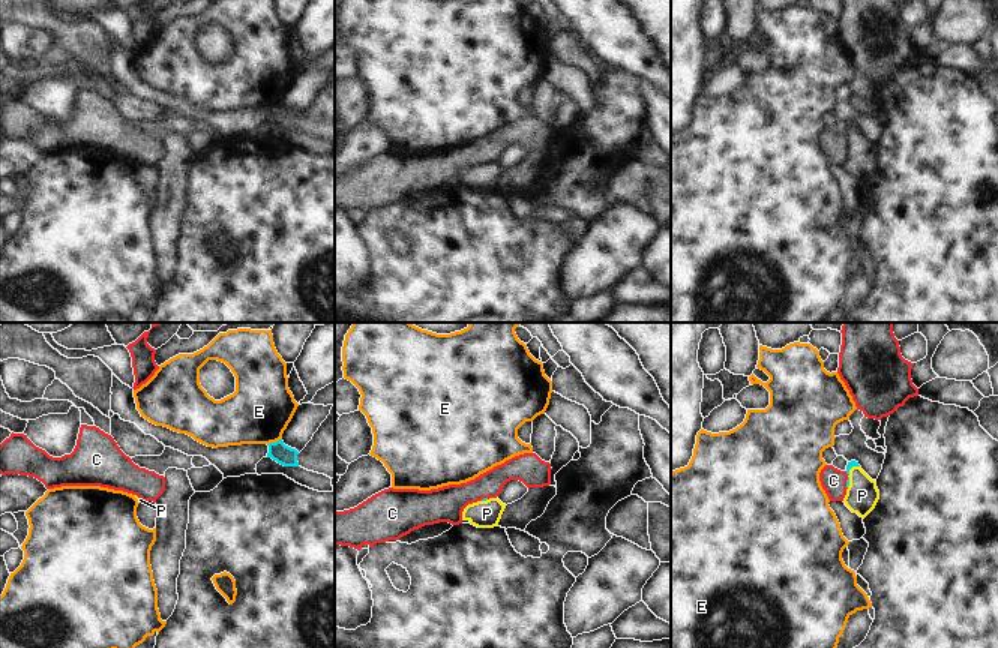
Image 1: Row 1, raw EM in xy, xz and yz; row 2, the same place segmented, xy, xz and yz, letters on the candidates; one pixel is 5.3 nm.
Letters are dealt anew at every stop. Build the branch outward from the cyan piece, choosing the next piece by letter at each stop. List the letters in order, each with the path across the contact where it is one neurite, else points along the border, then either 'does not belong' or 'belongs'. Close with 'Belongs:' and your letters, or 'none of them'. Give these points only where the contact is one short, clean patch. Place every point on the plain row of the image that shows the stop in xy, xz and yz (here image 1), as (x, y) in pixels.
C: border yz (848, 141), (847, 152); does not belong
E: does not belong
P: way yz (851, 128), (848, 138), (860, 150), (862, 159); belongs
Belongs: P

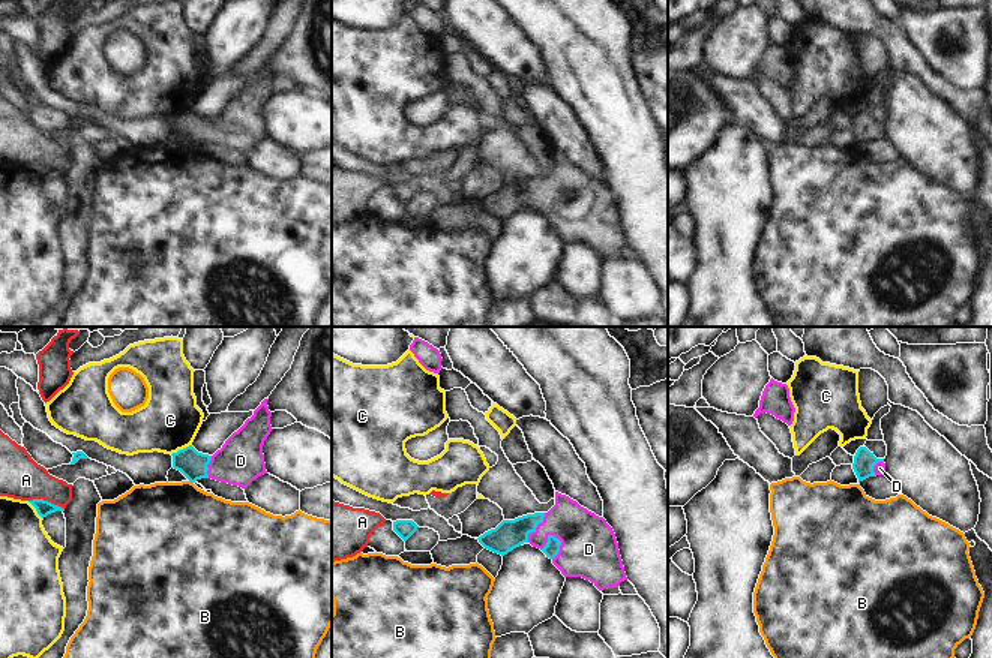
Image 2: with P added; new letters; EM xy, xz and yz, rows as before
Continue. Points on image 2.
A: border xy (29, 164), (47, 164), (63, 173); does not belong
B: border xy (189, 144), (192, 147); does not belong
C: does not belong
D: way xz (553, 210), (560, 209), (584, 209), (589, 213); belongs
Belongs: D

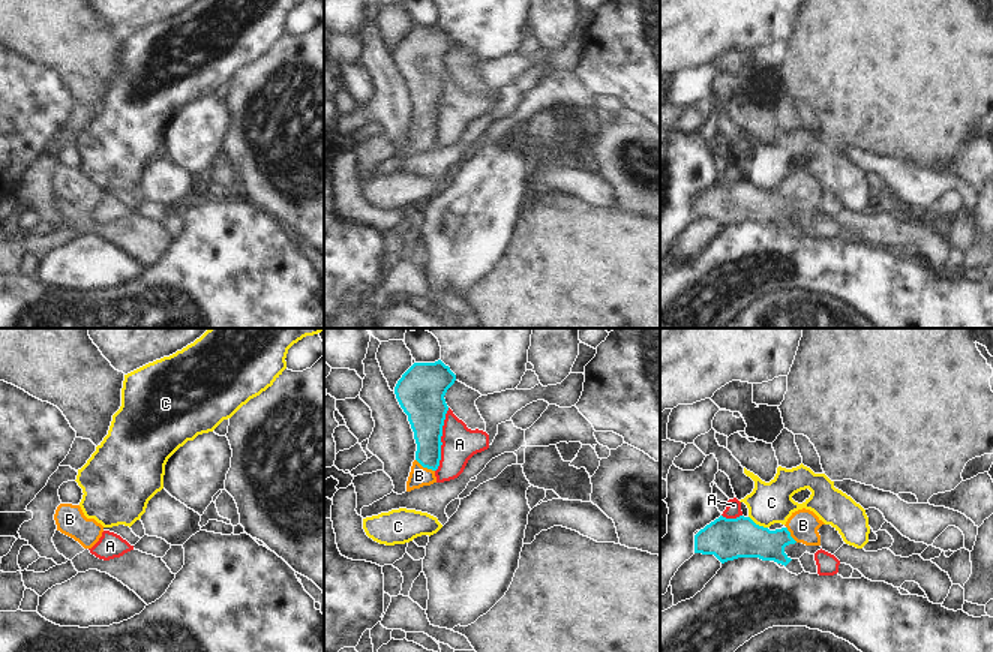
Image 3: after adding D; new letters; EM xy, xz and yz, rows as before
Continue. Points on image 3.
A: border xz (449, 72), (443, 90), (441, 123), (435, 135); does not belong
B: way xz (426, 84), (425, 131), (419, 140); belongs
C: border yz (749, 180), (767, 192); does not belong
Belongs: B

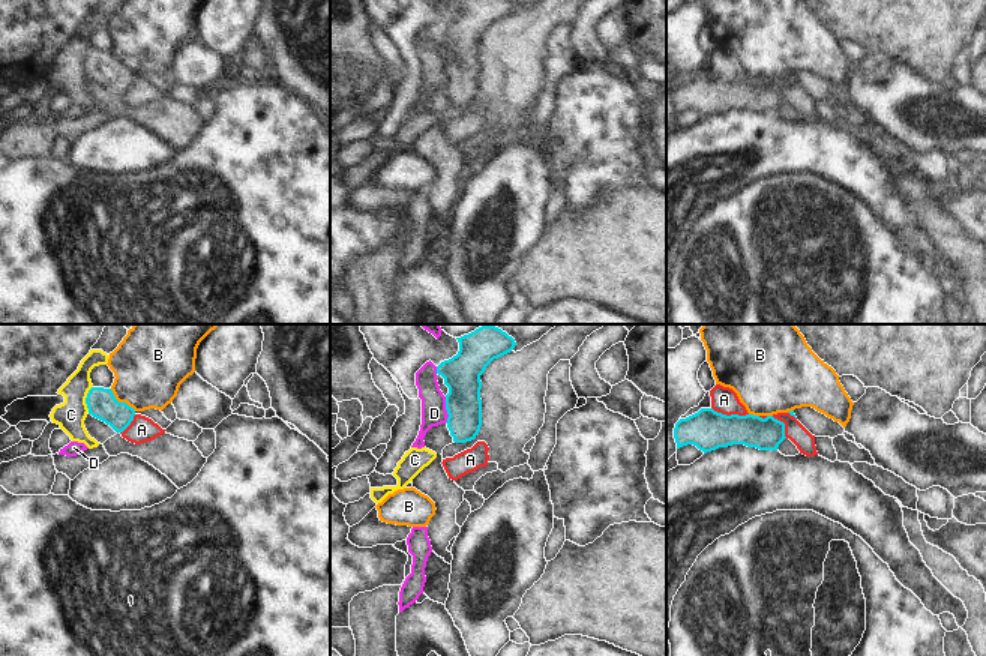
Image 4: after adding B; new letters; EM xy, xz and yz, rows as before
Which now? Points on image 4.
A: border yz (712, 71), (727, 78), (748, 78); does not belong
B: border xy (110, 53), (119, 65), (125, 65), (135, 74); does not belong
C: border xy (92, 50), (86, 62), (87, 75); does not belong
D: does not belong
Belongs: none of them

